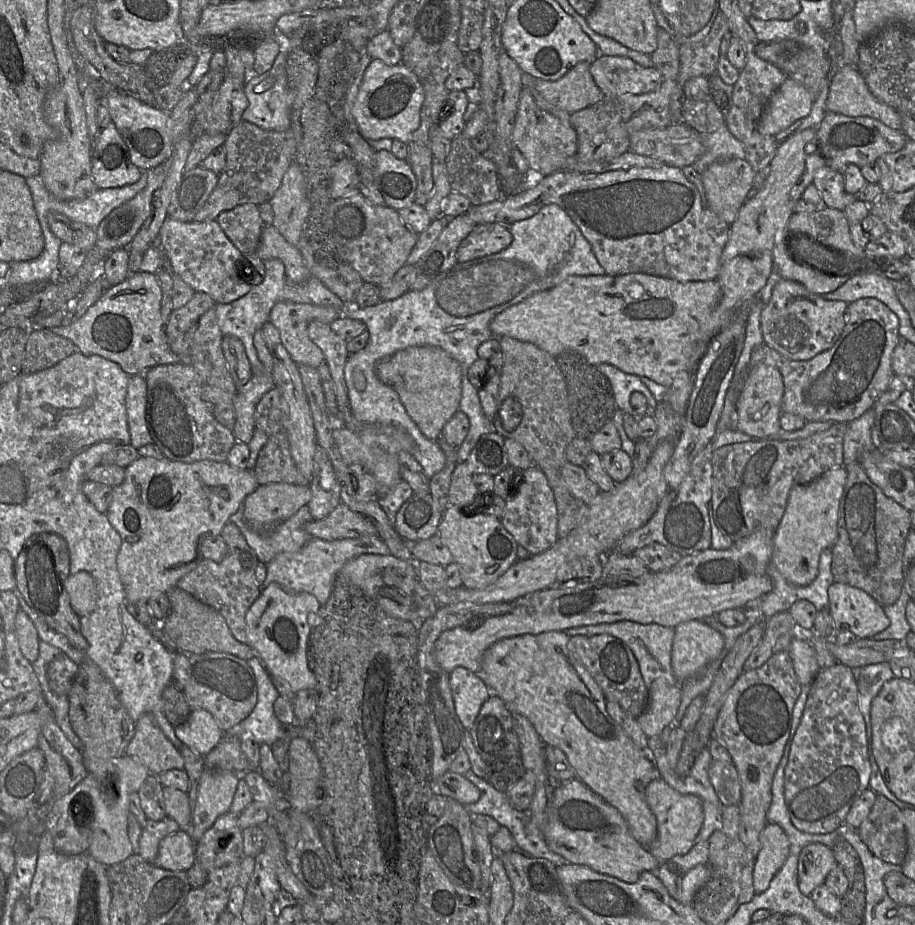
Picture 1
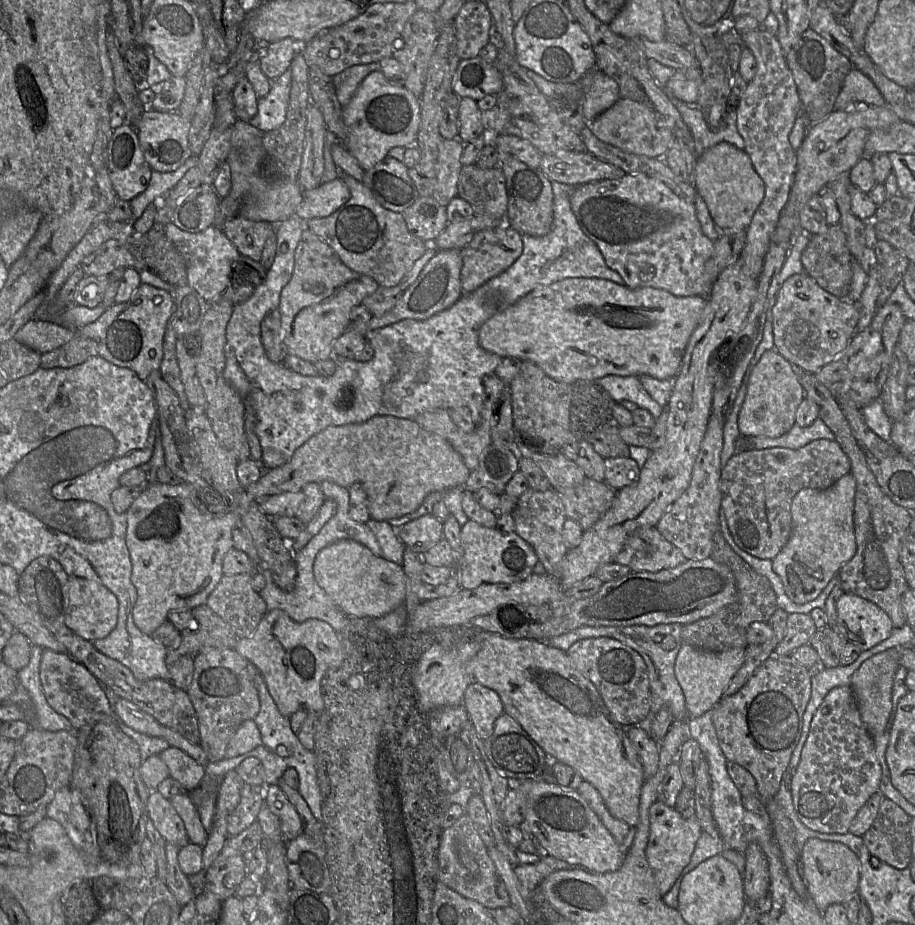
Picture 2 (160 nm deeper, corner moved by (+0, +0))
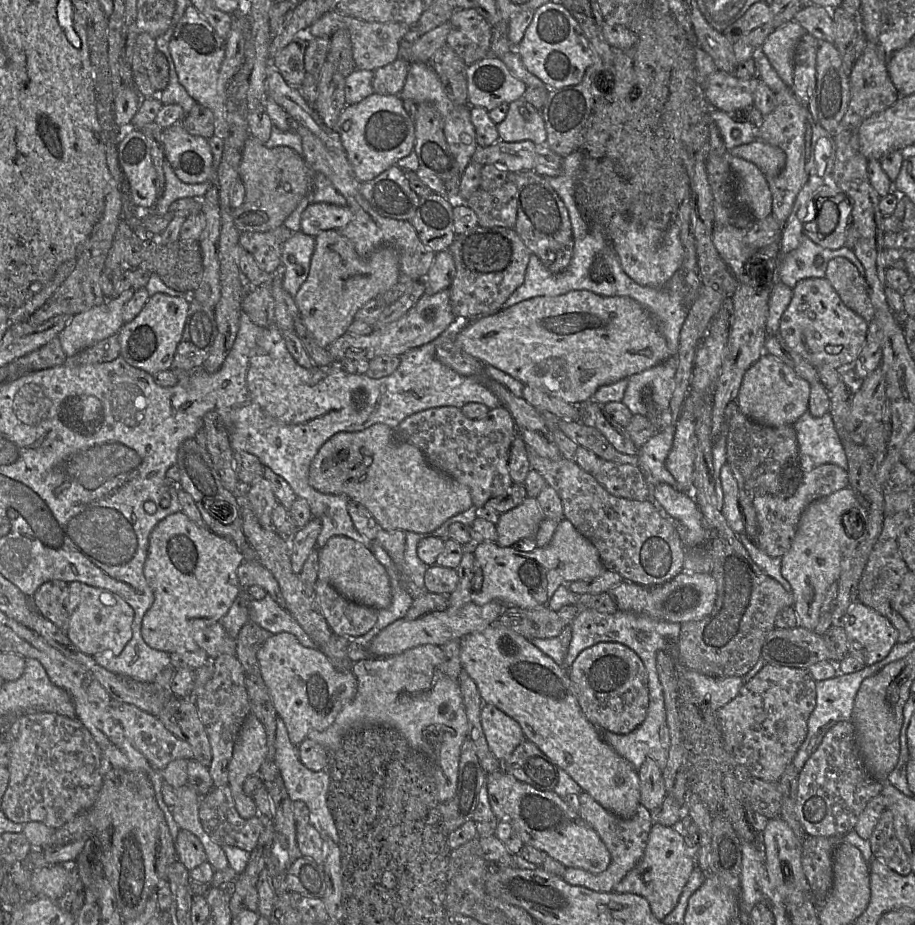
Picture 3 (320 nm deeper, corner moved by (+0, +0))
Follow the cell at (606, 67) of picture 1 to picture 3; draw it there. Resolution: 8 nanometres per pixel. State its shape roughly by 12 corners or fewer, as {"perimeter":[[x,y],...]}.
{"perimeter":[[716,71],[703,91],[714,108],[754,106],[756,76]]}

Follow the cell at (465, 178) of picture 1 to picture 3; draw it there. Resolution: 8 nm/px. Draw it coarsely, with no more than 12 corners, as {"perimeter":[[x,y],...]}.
{"perimeter":[[508,179],[466,200],[480,227],[514,229],[517,187]]}

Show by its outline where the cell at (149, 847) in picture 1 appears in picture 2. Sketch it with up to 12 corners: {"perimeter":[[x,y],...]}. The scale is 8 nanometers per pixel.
{"perimeter":[[166,842],[165,884],[182,907],[196,895],[179,866],[178,847]]}

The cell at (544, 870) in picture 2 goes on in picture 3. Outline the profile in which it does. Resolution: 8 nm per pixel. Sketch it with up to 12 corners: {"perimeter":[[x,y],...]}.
{"perimeter":[[585,791],[580,816],[611,855],[600,874],[566,868],[571,885],[611,892],[643,856],[653,814],[623,819]]}

